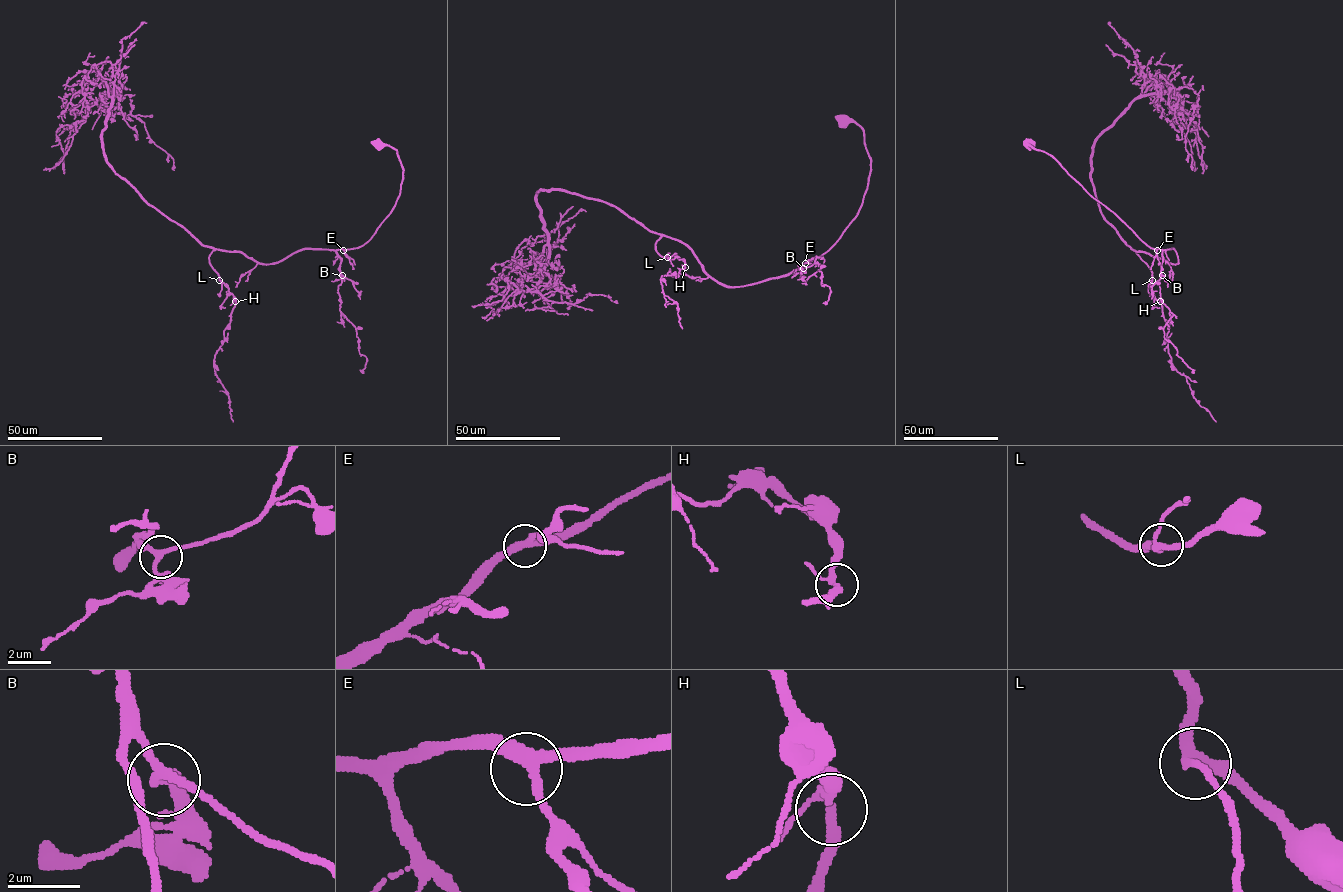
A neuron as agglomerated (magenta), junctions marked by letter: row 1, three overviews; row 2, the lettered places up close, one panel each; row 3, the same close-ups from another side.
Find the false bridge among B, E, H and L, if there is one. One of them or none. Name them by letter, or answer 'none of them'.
none of them

